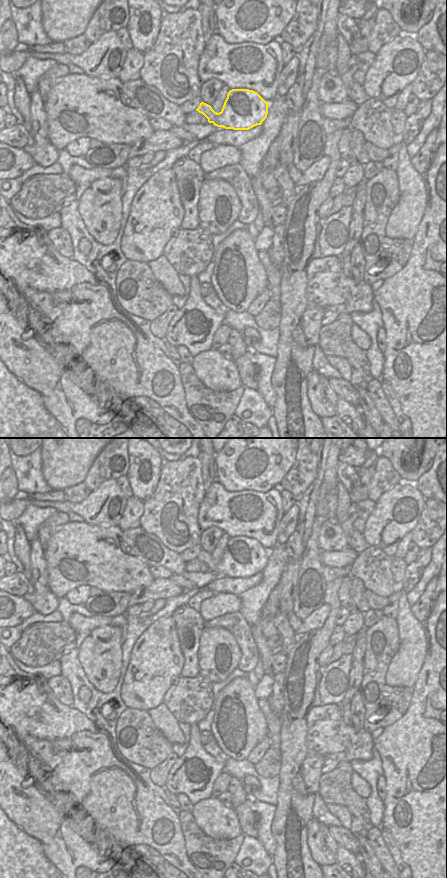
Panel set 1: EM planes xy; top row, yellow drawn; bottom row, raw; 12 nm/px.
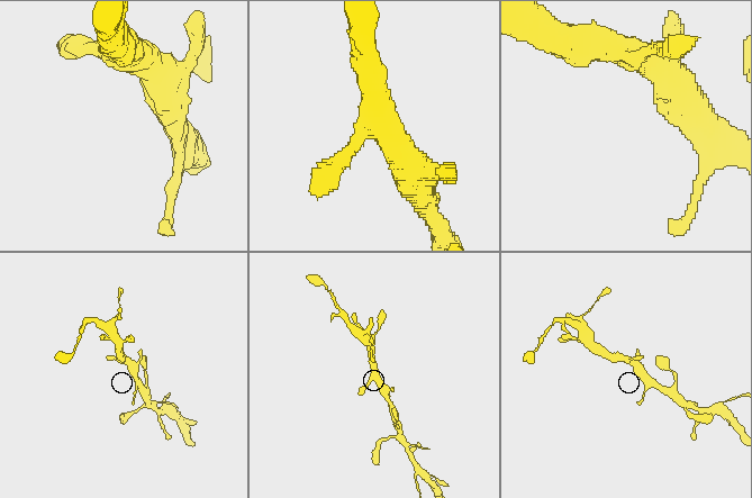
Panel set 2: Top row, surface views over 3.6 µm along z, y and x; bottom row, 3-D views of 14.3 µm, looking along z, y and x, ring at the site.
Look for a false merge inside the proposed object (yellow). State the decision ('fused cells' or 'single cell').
single cell

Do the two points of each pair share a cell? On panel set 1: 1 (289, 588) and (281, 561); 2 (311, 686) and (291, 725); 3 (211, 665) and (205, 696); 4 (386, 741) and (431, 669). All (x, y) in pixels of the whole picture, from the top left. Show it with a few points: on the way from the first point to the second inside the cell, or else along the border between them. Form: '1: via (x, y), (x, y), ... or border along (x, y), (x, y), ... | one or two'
1: border along (289, 558), (279, 582) | two
2: via (304, 696), (302, 705), (298, 710), (298, 715) | one
3: border along (199, 674), (206, 677), (212, 683) | two
4: via (405, 726), (424, 707), (424, 698), (431, 688) | one

